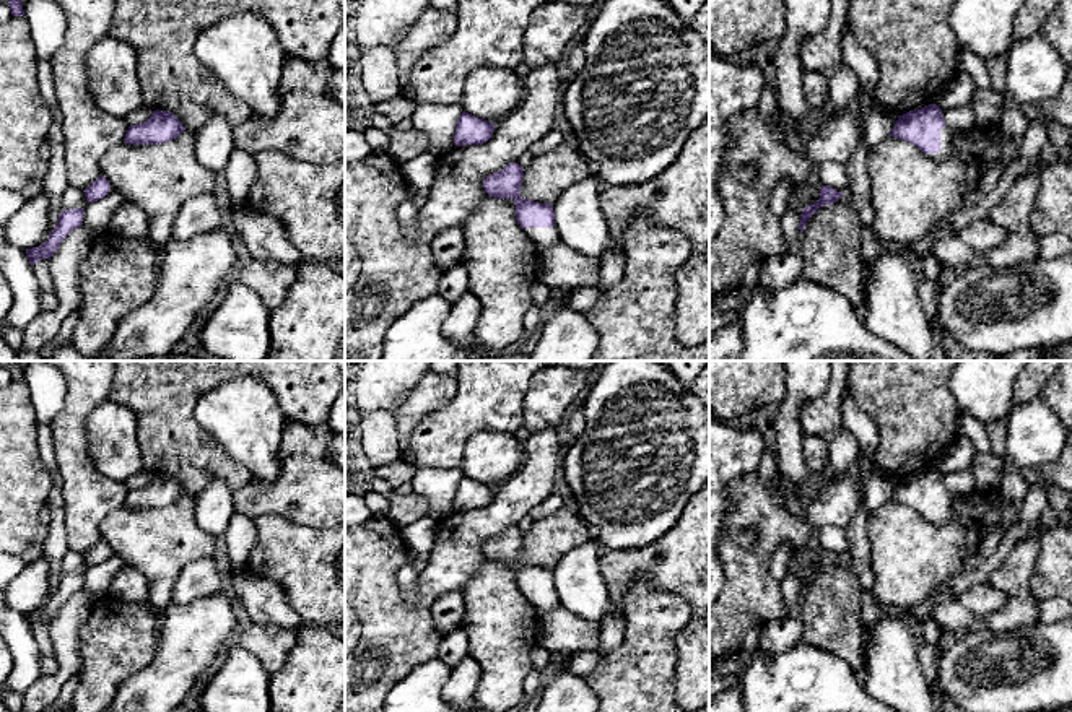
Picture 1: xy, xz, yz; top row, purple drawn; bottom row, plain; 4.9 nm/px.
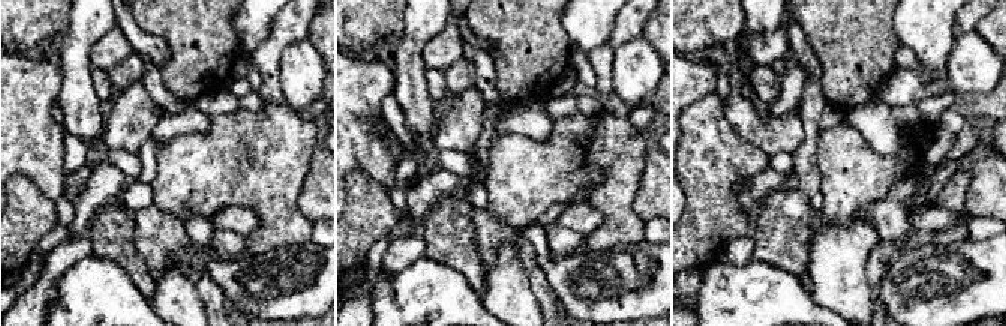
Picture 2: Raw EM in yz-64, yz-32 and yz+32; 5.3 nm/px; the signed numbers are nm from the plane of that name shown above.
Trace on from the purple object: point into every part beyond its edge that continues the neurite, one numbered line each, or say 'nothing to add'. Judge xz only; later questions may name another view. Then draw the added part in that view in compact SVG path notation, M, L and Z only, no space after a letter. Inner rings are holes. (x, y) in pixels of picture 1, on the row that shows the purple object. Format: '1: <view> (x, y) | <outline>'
1: xz (542, 238) | M524 228L524 232L537 245L537 249L553 247L560 242L558 229L553 228Z

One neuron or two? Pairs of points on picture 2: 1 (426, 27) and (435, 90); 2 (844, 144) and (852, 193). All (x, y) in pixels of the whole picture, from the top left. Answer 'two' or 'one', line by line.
1: two
2: one

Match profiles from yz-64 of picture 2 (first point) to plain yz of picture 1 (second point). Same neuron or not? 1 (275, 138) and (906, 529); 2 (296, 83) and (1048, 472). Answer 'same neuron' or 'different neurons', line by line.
1: same neuron
2: different neurons

